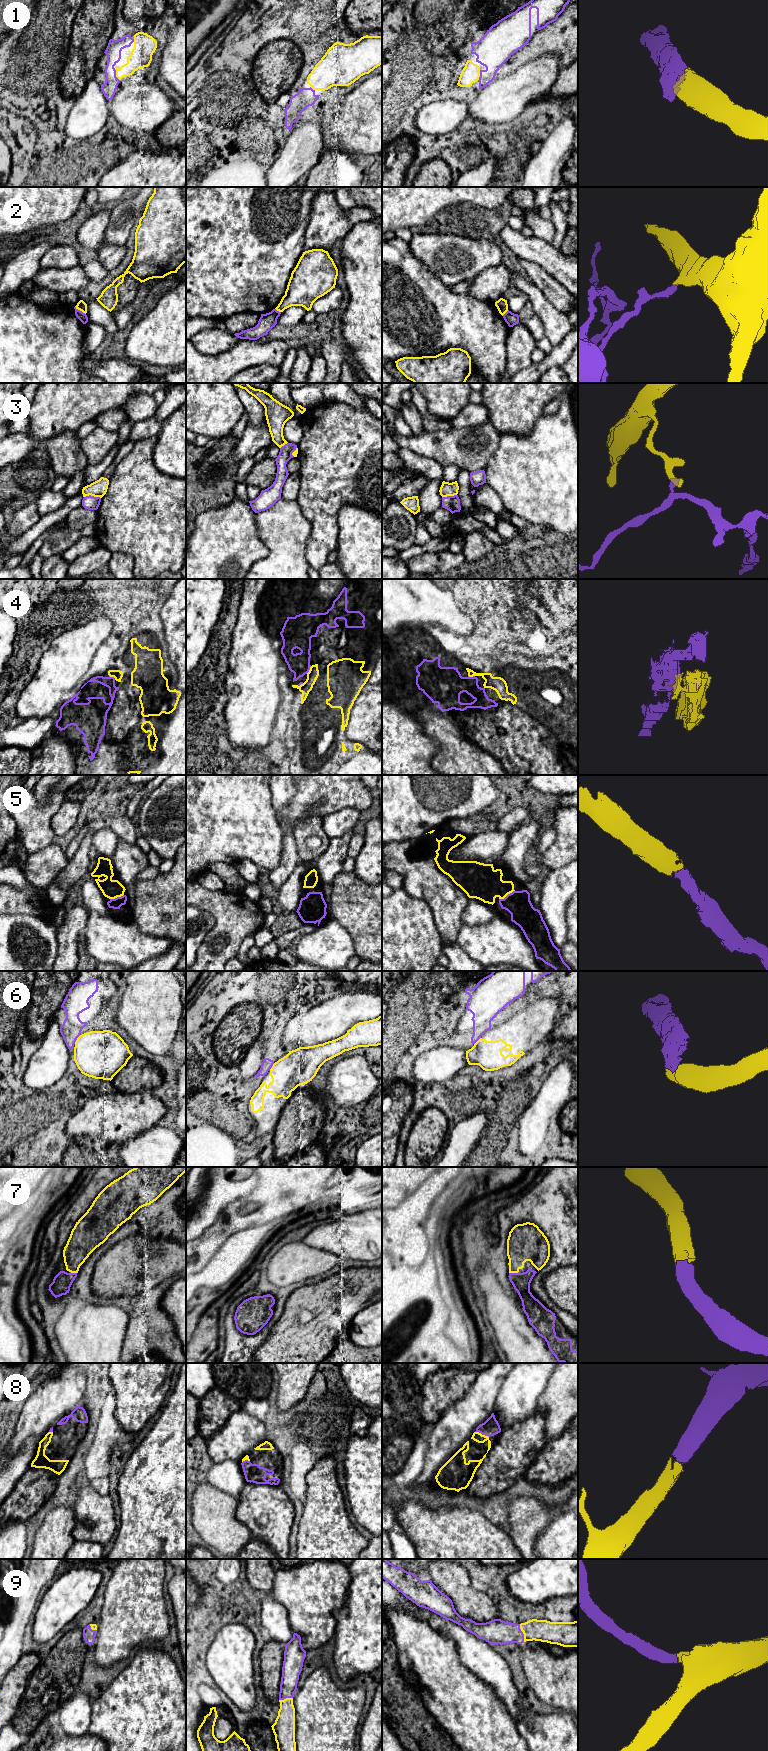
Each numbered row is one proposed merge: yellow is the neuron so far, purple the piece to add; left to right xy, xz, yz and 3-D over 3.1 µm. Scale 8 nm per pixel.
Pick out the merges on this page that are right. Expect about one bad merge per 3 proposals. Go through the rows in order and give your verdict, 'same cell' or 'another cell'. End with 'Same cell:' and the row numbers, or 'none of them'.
1: same cell
2: another cell
3: another cell
4: another cell
5: same cell
6: another cell
7: same cell
8: same cell
9: same cell
Same cell: 1, 5, 7, 8, 9

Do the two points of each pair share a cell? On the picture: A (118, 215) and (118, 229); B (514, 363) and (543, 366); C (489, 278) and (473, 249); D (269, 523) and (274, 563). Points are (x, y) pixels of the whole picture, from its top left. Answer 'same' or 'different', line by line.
A: same
B: different
C: different
D: same

